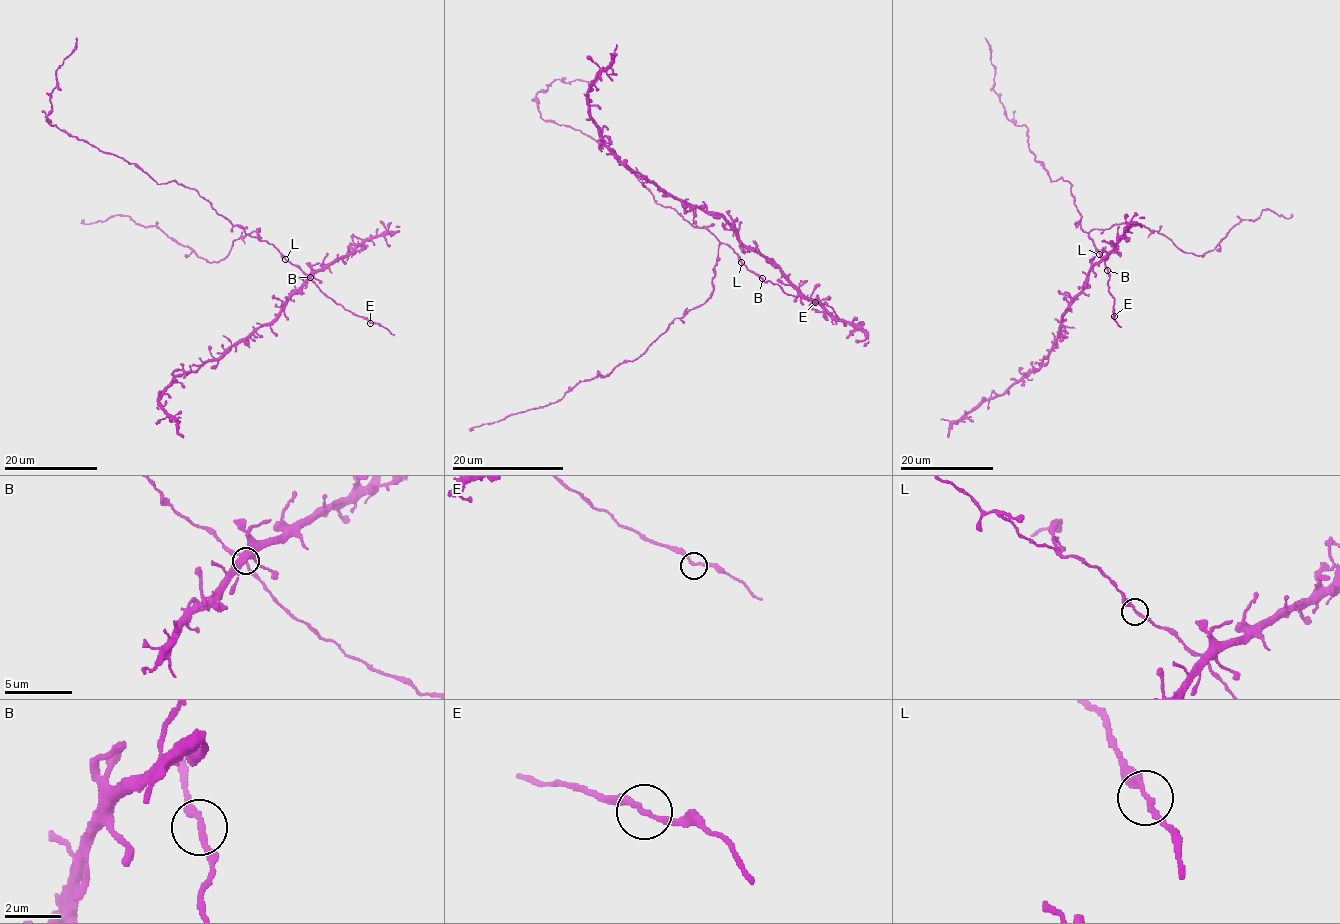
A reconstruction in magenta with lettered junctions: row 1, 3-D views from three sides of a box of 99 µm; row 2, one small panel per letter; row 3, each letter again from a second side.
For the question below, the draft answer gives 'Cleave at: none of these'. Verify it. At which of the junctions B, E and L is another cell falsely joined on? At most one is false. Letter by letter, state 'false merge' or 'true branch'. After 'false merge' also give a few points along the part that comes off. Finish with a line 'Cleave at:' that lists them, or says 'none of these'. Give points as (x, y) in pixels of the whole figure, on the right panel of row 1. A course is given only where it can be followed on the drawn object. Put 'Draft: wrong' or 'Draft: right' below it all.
B: true branch
E: true branch
L: true branch
Cleave at: none of these
Draft: right

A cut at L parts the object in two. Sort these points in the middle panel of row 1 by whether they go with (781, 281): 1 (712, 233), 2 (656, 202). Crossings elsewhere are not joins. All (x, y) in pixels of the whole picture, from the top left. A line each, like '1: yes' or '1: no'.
1: no
2: no

